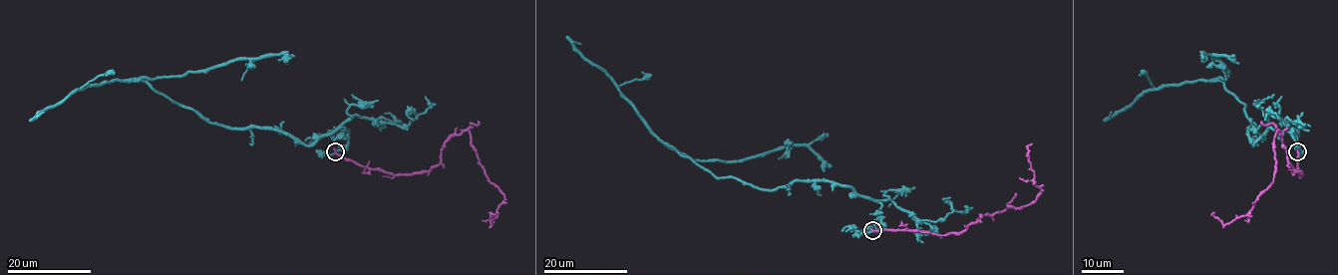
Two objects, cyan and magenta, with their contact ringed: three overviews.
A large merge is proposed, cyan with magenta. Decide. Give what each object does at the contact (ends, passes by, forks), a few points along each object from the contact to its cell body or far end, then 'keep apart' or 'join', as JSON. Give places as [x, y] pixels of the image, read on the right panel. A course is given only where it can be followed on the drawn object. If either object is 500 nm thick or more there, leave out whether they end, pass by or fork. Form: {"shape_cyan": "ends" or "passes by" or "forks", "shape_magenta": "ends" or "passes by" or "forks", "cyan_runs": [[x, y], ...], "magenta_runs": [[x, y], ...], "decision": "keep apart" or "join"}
{"shape_cyan": "passes by", "shape_magenta": "ends", "cyan_runs": [[1298, 151], [1287, 130], [1270, 127], [1253, 144], [1248, 128], [1257, 128], [1221, 81], [1149, 88], [1103, 121]], "magenta_runs": [[1297, 151], [1297, 168], [1302, 174], [1288, 162], [1277, 130], [1272, 183], [1245, 215], [1224, 225], [1210, 214]], "decision": "keep apart"}

